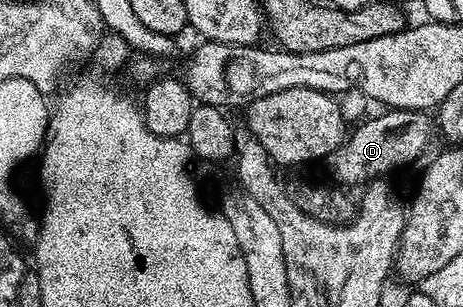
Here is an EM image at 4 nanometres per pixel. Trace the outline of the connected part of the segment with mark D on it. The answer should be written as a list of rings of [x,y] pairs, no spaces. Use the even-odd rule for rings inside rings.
[[[389,109],[381,112],[385,113],[363,122],[354,133],[350,132],[345,138],[345,144],[333,154],[332,180],[338,186],[361,187],[377,178],[388,178],[388,173],[393,173],[396,169],[419,160],[425,152],[430,152],[429,144],[433,141],[433,133],[435,137],[435,121],[428,112],[415,109]]]

